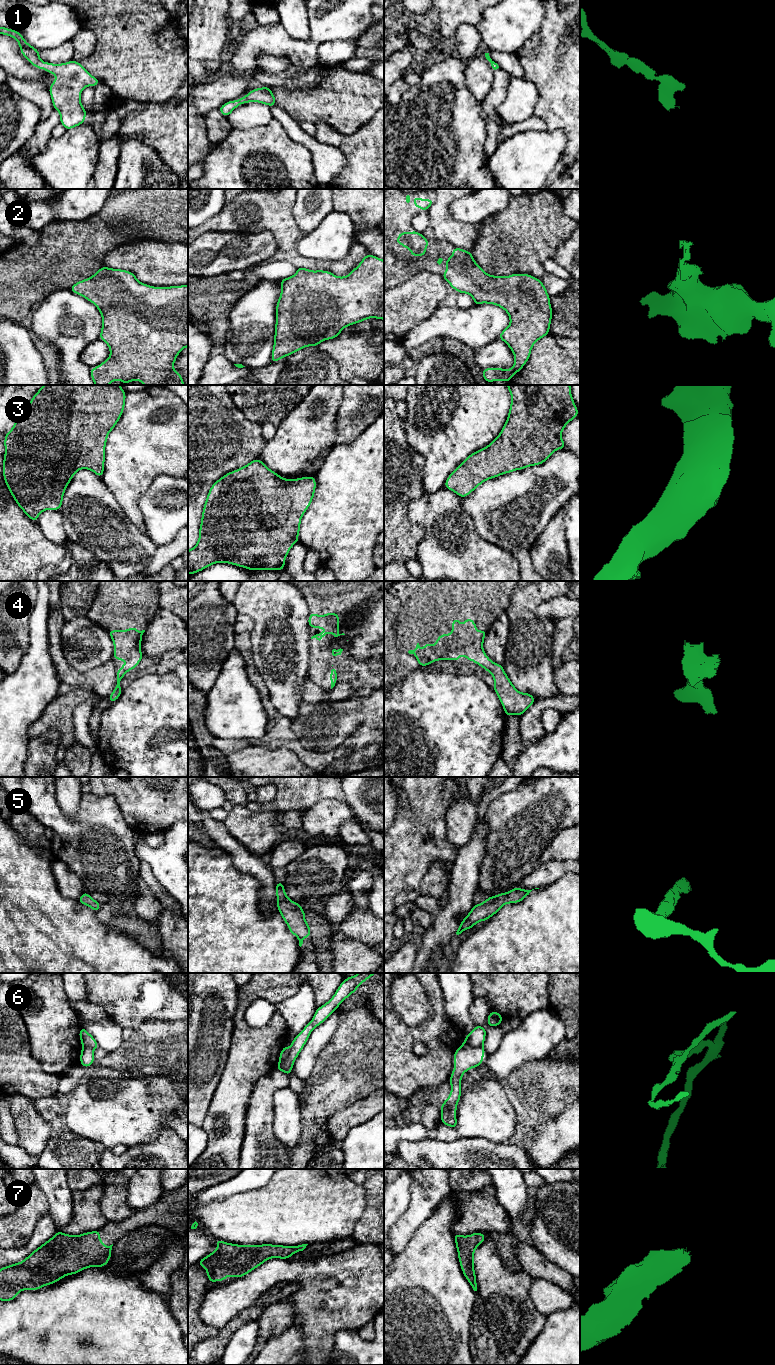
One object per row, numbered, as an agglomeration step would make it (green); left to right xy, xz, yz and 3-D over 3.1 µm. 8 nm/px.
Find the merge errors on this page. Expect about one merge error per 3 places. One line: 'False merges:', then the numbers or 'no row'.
False merges: 6

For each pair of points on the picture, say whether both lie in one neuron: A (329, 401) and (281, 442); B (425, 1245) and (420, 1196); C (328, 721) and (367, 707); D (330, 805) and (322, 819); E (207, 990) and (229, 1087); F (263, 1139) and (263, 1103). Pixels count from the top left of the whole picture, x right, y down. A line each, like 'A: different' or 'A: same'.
A: same
B: different
C: same
D: same
E: different
F: same

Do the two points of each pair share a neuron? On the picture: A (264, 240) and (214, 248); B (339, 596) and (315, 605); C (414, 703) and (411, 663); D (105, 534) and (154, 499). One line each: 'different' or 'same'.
A: same
B: same
C: different
D: different

